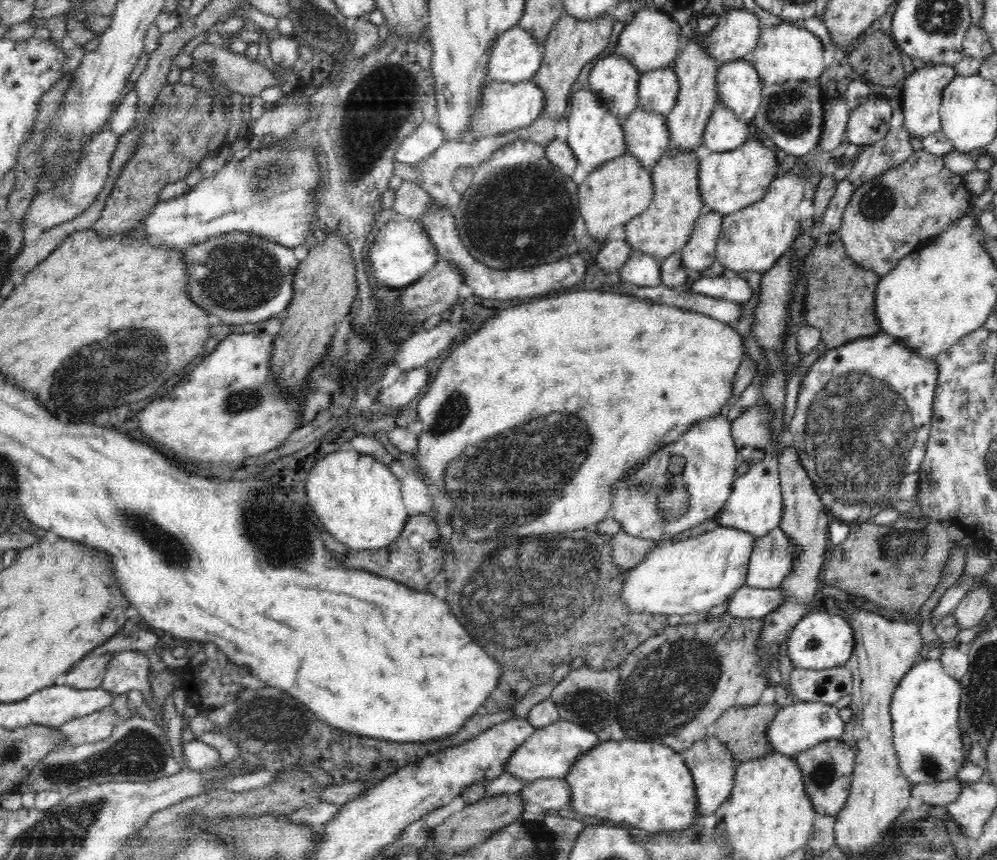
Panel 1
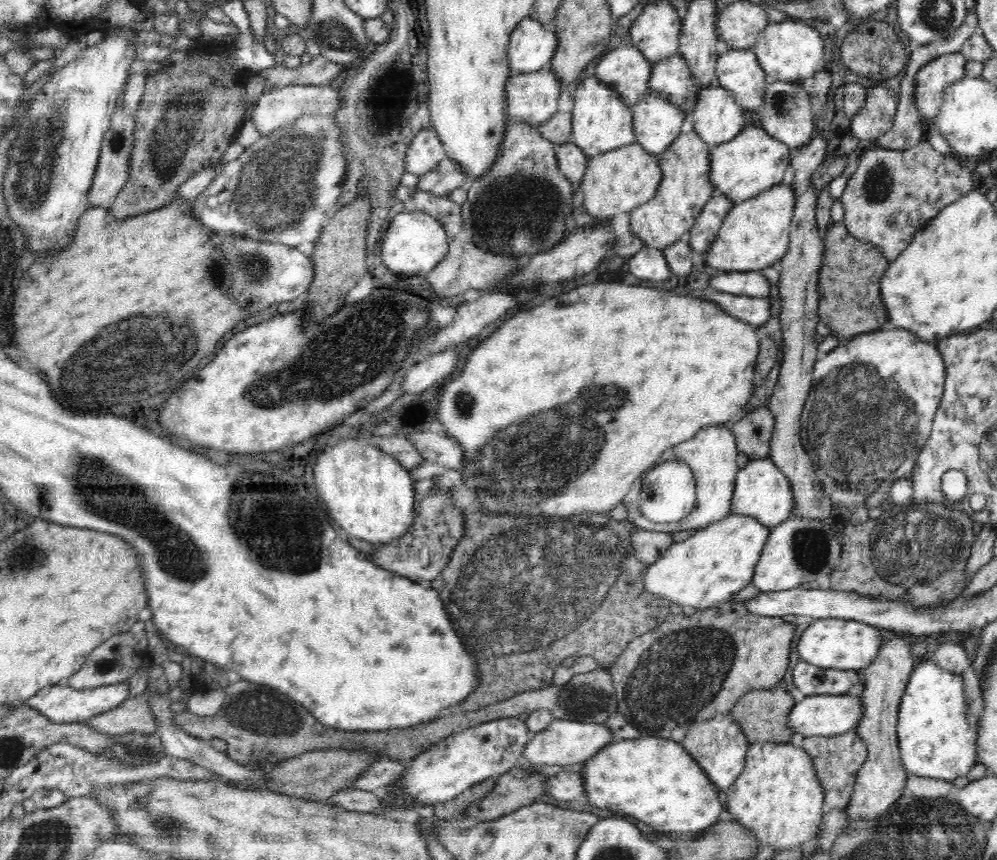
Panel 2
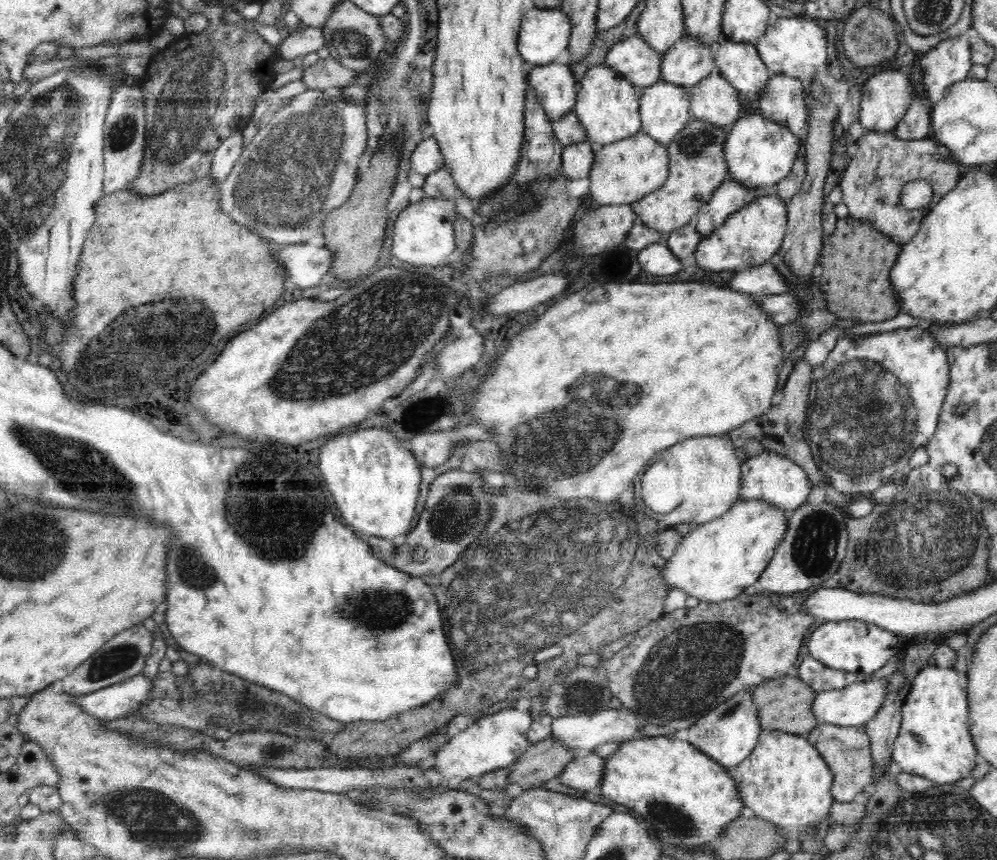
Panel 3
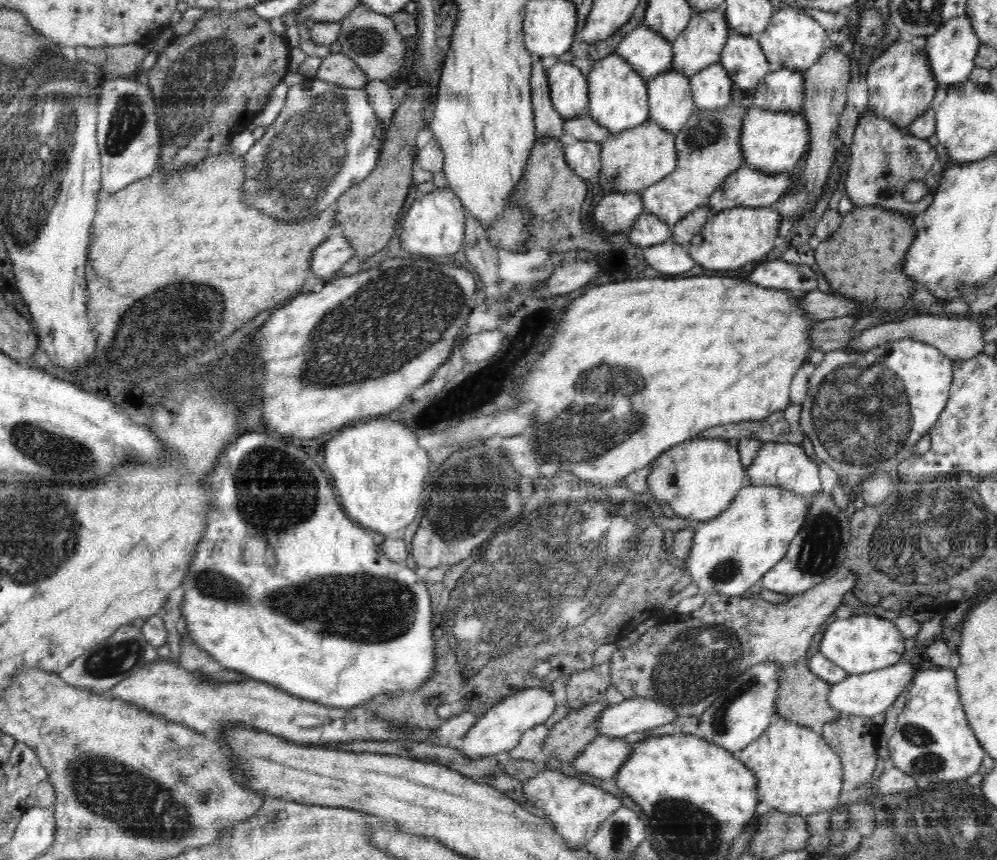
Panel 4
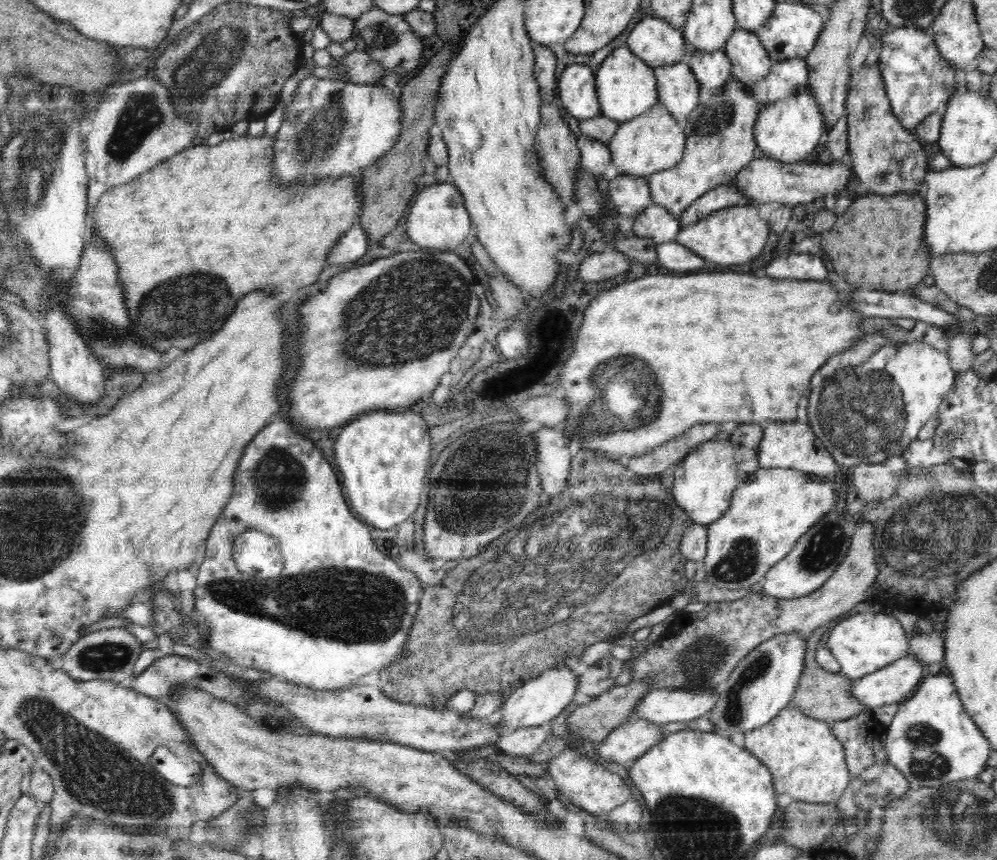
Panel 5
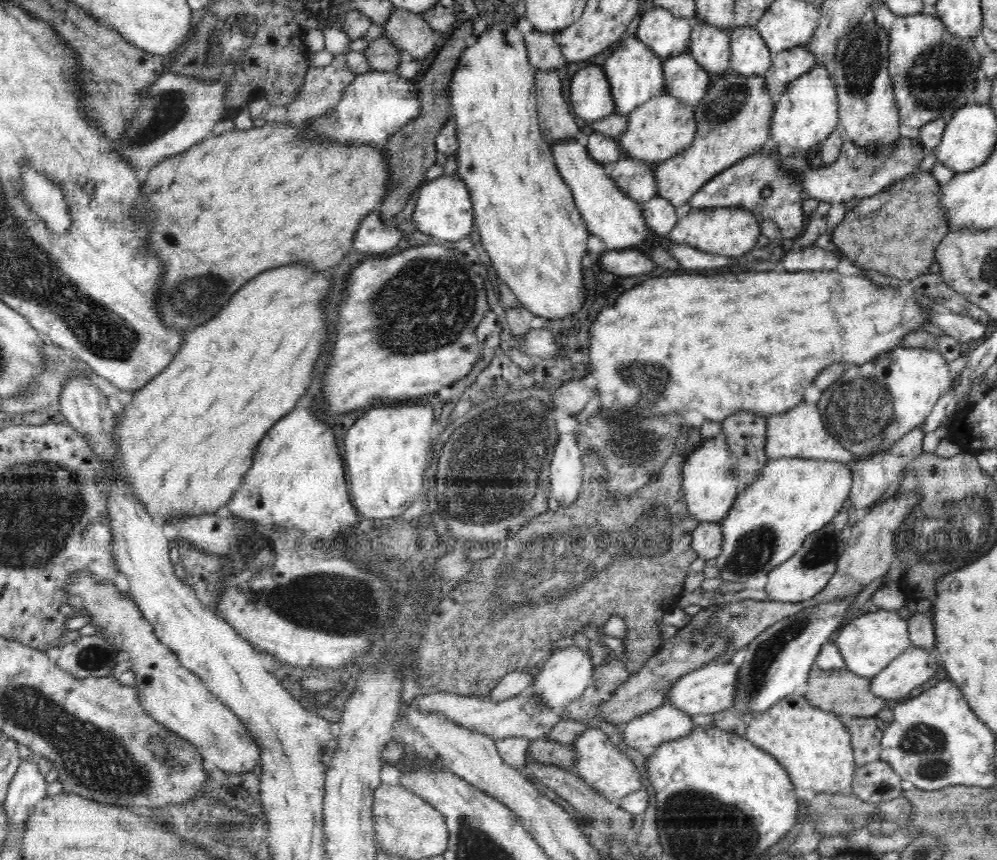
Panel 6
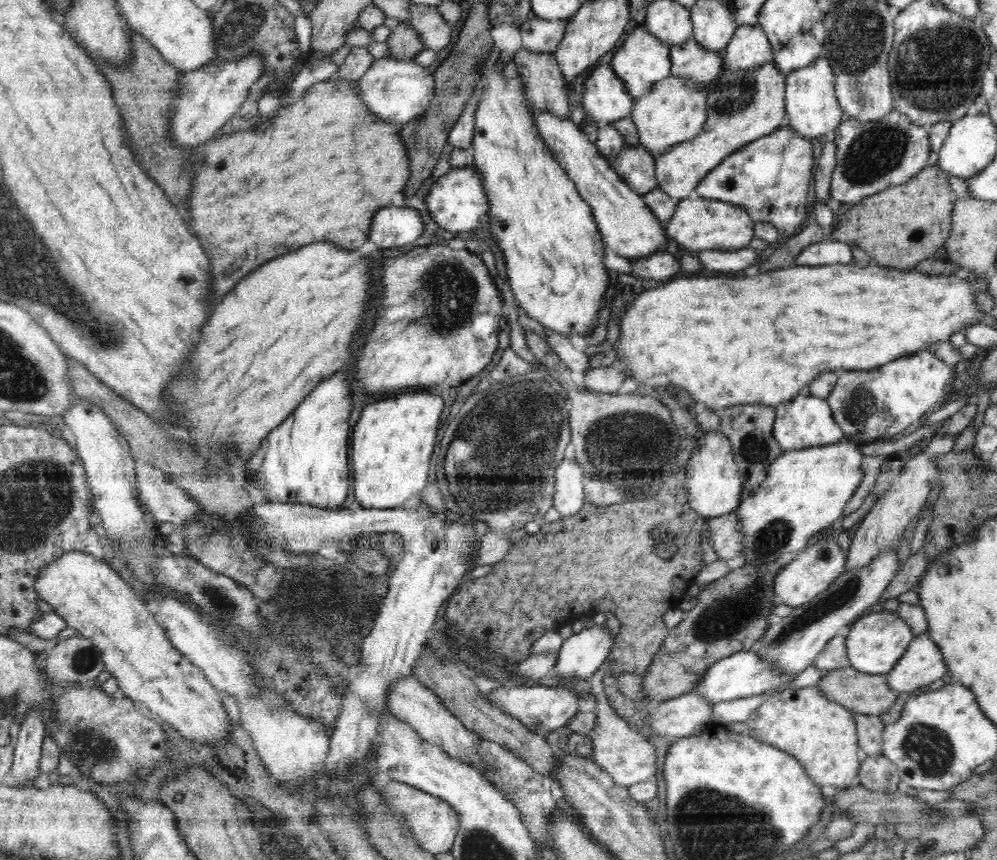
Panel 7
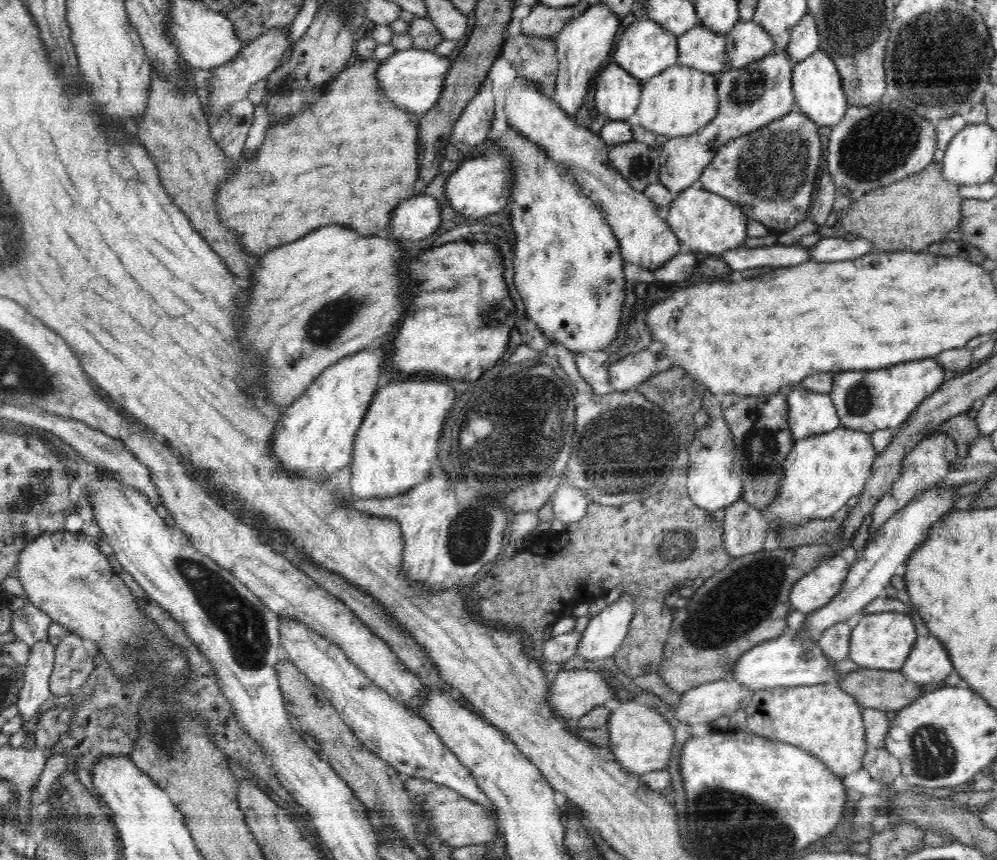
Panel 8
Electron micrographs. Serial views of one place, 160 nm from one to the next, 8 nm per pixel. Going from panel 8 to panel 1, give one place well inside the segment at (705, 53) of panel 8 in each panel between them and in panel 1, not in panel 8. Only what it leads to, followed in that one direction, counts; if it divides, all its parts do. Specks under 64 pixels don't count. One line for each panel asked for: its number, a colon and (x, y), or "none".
1: (646, 135)
2: (657, 122)
3: (664, 109)
4: (670, 100)
5: (678, 90)
6: (684, 79)
7: (690, 60)

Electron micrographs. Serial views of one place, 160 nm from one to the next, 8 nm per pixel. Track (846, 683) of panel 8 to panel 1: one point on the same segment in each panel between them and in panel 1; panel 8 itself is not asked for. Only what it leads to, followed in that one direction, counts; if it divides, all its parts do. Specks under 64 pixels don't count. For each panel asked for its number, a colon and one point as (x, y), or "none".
1: (742, 730)
2: (762, 715)
3: (785, 704)
4: (802, 699)
5: (820, 695)
6: (842, 692)
7: (864, 694)

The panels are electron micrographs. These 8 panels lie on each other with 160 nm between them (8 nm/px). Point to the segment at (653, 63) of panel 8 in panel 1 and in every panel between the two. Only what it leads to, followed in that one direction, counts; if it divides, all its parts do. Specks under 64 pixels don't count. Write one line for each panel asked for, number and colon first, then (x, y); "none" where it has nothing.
1: (596, 136)
2: (601, 122)
3: (607, 106)
4: (618, 100)
5: (626, 87)
6: (634, 72)
7: (642, 60)

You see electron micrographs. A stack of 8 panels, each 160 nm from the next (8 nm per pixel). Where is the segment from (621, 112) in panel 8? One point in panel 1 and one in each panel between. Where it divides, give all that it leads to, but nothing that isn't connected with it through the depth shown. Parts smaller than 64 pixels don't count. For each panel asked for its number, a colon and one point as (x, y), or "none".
1: (504, 107)
2: (532, 98)
3: (556, 89)
4: (568, 86)
5: (577, 91)
6: (590, 97)
7: (605, 97)

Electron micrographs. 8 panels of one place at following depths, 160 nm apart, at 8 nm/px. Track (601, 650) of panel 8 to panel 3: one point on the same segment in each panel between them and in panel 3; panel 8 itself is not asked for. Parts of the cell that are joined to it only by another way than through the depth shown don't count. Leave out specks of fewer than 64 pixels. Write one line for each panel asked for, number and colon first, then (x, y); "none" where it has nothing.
3: (498, 739)
4: (497, 732)
5: (538, 701)
6: (565, 676)
7: (582, 654)

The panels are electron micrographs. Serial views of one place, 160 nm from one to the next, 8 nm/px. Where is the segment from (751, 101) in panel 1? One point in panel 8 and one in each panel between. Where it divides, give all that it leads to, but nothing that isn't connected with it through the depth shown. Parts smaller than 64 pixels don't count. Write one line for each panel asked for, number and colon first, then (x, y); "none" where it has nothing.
2: (739, 71)
3: (740, 63)
4: (742, 56)
5: (750, 62)
6: (750, 55)
7: (749, 47)
8: (747, 42)

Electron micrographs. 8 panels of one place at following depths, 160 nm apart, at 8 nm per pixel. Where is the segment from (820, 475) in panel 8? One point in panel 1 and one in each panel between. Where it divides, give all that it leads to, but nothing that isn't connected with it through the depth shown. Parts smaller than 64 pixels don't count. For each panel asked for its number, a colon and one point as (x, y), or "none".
1: (690, 576)
2: (707, 568)
3: (716, 561)
4: (729, 553)
5: (767, 515)
6: (793, 497)
7: (806, 490)

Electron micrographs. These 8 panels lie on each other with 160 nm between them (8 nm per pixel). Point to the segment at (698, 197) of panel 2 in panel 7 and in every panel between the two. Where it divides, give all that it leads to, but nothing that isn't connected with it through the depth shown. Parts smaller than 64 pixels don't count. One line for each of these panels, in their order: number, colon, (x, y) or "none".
3: (697, 167)
4: (708, 151)
5: (720, 141)
6: (732, 120)
7: (742, 105)

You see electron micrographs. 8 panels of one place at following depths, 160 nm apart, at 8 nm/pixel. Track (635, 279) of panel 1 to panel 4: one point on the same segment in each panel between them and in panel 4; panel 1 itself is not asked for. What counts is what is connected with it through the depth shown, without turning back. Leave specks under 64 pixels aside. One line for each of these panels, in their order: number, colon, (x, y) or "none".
2: (648, 263)
3: (658, 259)
4: (670, 258)

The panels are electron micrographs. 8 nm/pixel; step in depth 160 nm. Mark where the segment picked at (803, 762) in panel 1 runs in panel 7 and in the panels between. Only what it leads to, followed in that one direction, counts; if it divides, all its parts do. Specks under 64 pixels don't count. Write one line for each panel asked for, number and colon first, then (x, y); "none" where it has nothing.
2: (836, 759)
3: (847, 751)
4: (855, 739)
5: (856, 734)
6: (865, 735)
7: (870, 729)

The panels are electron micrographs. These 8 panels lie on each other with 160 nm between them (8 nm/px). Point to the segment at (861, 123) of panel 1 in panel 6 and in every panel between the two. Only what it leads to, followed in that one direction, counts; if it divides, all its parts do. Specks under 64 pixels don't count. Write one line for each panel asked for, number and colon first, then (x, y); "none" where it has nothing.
2: (876, 117)
3: (885, 96)
4: (901, 86)
5: (918, 82)
6: (933, 72)

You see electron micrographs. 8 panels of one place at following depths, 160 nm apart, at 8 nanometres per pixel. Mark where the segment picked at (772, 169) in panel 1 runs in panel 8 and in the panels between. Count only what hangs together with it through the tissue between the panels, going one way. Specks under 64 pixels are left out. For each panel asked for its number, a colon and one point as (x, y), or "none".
2: (740, 169)
3: (759, 153)
4: (772, 142)
5: (787, 130)
6: (808, 111)
7: (813, 109)
8: (817, 86)

